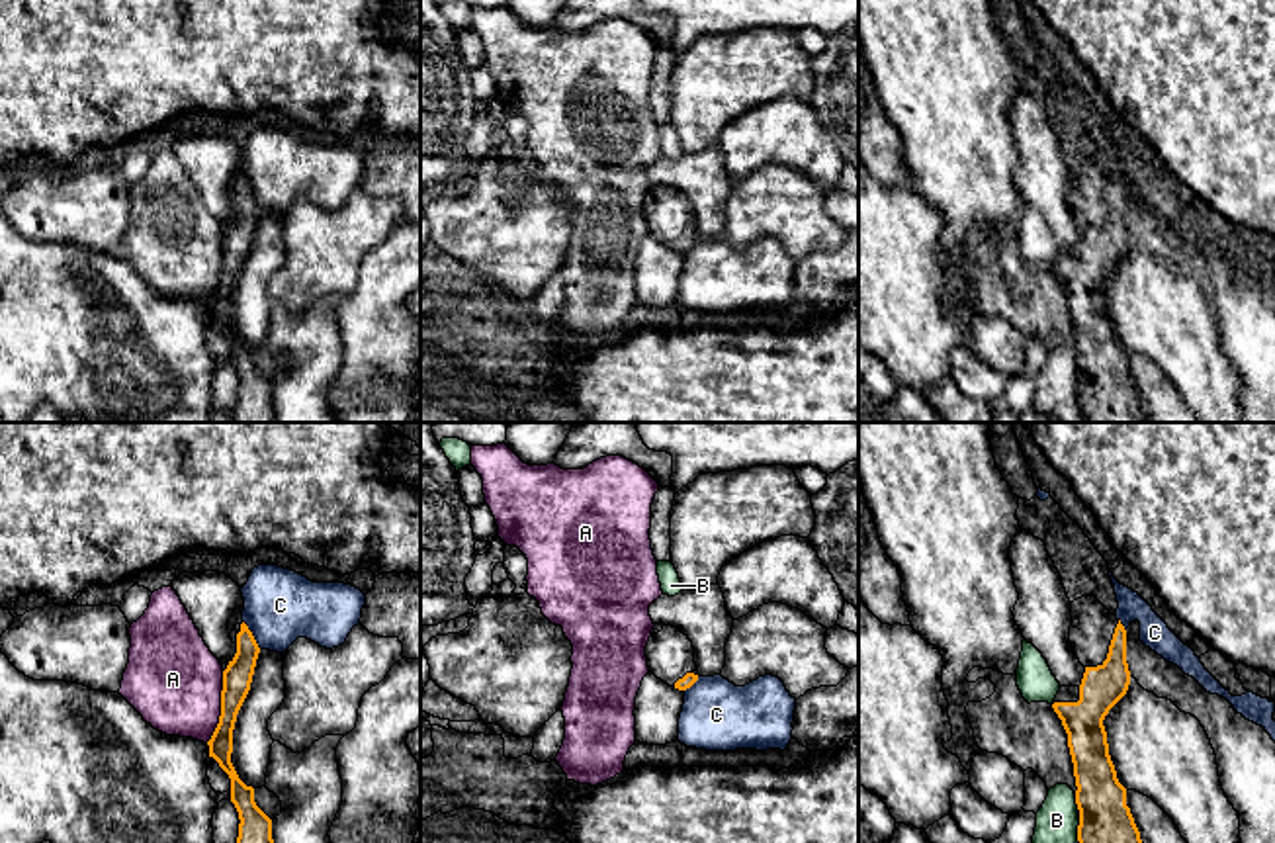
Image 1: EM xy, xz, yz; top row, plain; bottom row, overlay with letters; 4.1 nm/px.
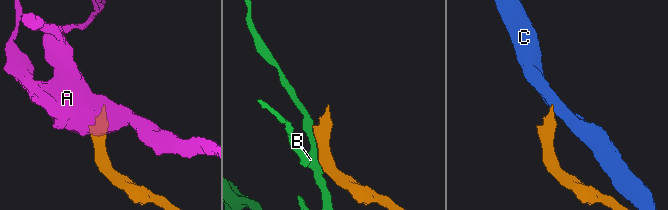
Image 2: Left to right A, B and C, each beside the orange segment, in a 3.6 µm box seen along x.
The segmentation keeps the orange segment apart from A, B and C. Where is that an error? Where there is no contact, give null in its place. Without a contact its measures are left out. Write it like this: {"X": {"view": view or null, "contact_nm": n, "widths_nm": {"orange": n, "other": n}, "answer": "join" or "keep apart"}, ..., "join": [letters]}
{"A": {"view": "xy", "contact_nm": 300, "widths_nm": {"orange": 120, "other": 380}, "answer": "keep apart"}, "B": {"view": "yz", "contact_nm": 70, "widths_nm": {"orange": 240, "other": 180}, "answer": "keep apart"}, "C": {"view": "xy", "contact_nm": 140, "widths_nm": {"orange": 120, "other": 300}, "answer": "keep apart"}, "join": []}

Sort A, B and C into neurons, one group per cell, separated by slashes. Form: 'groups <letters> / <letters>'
groups A / B / C

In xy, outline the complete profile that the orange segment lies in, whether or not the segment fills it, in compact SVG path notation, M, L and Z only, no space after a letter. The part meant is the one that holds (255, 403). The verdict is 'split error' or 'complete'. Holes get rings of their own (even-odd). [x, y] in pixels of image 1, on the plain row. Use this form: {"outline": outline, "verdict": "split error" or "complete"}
{"outline": "M244 184L233 190L231 201L237 215L223 225L221 278L207 303L209 319L229 336L231 364L241 381L239 399L231 413L233 422L274 422L272 381L256 368L254 350L239 340L231 325L237 276L250 252L260 209Z", "verdict": "split error"}

